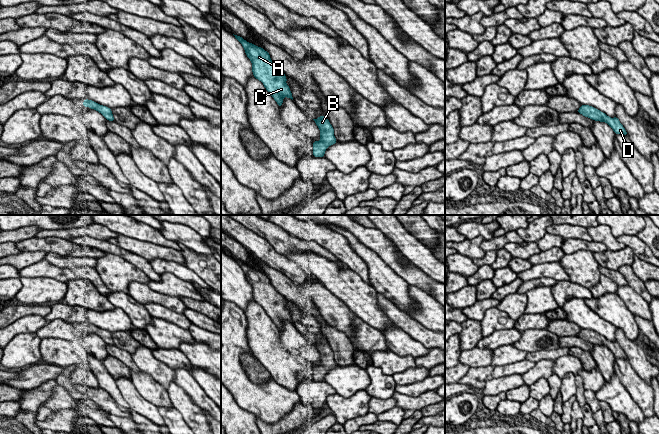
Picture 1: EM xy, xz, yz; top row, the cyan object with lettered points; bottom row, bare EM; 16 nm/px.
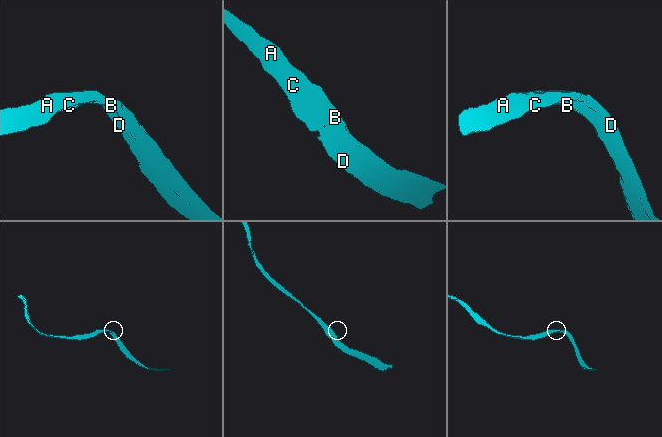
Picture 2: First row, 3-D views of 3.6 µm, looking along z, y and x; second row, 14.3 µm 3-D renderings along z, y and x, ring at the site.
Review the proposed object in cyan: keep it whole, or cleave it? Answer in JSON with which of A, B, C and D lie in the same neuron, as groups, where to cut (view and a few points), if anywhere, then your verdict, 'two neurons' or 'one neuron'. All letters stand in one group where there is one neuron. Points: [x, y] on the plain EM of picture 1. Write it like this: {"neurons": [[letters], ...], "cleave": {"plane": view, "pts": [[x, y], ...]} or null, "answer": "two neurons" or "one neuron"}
{"neurons": [["A", "B", "C", "D"]], "cleave": null, "answer": "one neuron"}

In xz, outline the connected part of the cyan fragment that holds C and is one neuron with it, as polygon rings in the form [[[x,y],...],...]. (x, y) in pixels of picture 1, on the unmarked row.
[[[234,260],[242,268],[247,281],[252,287],[254,301],[263,307],[279,331],[282,330],[284,321],[293,324],[290,311],[286,308],[286,299],[277,292],[269,277],[261,271],[247,266],[240,260]]]

